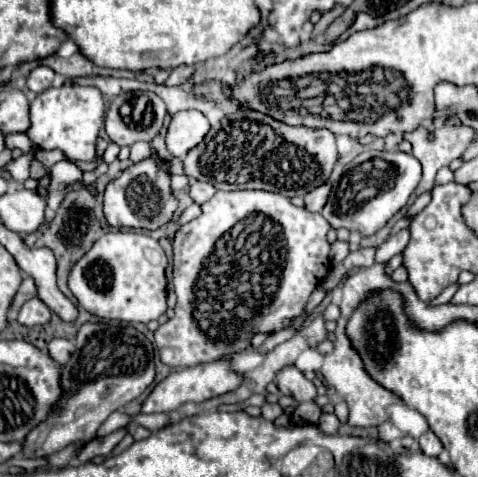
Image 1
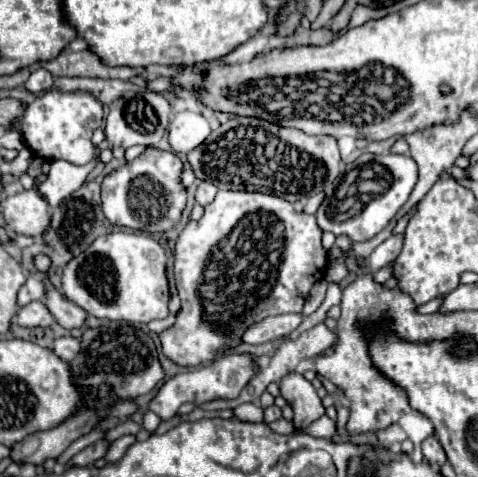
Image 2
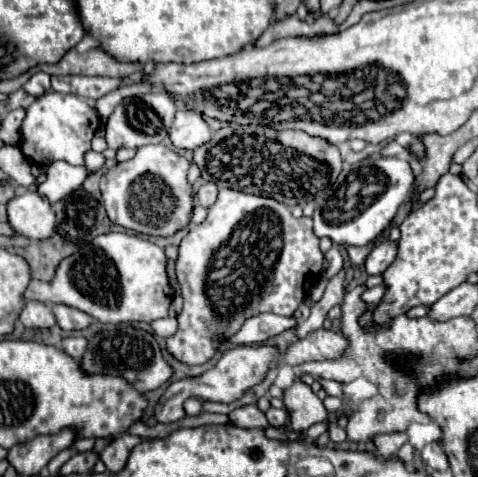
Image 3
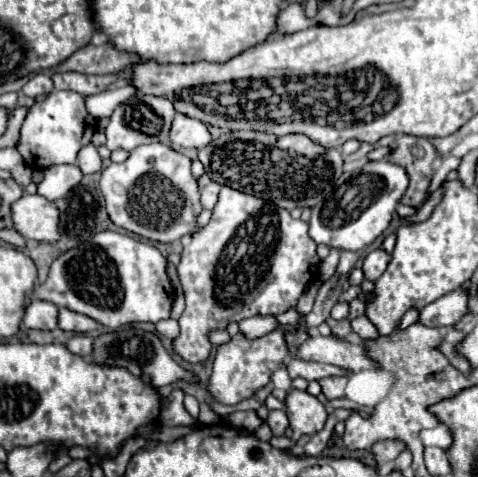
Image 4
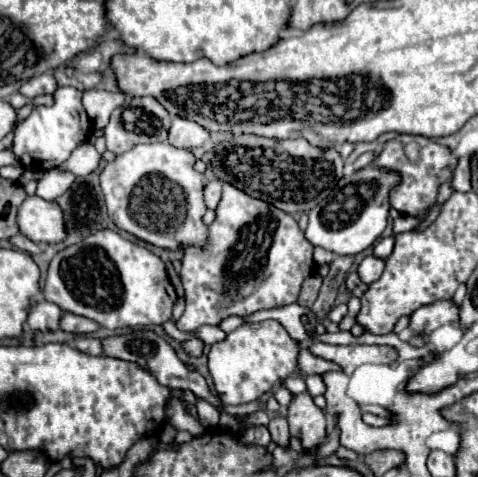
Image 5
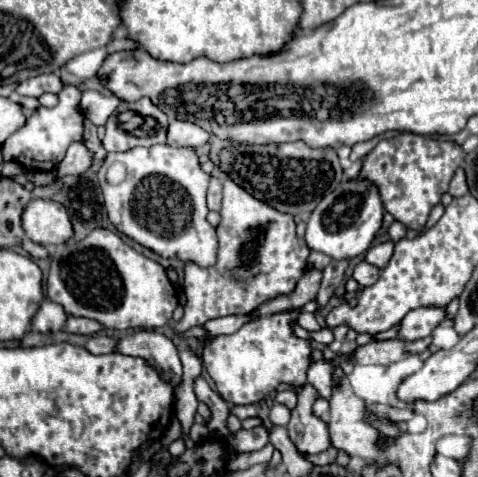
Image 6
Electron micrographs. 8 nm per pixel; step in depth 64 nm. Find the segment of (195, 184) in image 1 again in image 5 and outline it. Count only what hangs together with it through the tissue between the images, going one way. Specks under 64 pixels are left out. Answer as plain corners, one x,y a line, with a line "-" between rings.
210,180
206,184
206,190
204,190
204,198
206,198
206,206
210,210
214,210
220,202
220,196
222,196
222,182
220,180

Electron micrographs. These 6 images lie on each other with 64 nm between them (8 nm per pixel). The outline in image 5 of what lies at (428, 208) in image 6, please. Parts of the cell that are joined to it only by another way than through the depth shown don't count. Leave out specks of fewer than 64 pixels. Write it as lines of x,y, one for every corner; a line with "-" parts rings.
398,134
394,140
388,140
374,160
376,168
394,170
400,174
400,182
390,192
390,206
398,210
402,216
416,216
416,218
424,218
428,210
436,204
438,188
452,178
456,164
458,156
448,146
412,134

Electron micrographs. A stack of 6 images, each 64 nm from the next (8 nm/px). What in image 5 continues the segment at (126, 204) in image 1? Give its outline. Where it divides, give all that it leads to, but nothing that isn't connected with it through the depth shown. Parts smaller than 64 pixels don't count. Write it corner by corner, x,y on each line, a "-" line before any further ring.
138,144
136,148
116,156
108,162
100,174
100,186
106,198
110,220
128,234
134,234
138,240
164,250
180,250
186,246
208,244
208,226
202,222
206,212
204,204
204,180
206,176
194,170
196,156
186,148
176,148
170,144

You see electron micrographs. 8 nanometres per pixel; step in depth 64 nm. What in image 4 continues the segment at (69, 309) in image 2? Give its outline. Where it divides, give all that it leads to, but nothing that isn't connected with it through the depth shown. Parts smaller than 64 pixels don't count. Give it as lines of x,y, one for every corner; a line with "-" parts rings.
60,308
60,312
58,312
58,326
62,330
68,330
68,332
90,332
98,324
96,324
96,320
84,316
84,314
72,312
68,308

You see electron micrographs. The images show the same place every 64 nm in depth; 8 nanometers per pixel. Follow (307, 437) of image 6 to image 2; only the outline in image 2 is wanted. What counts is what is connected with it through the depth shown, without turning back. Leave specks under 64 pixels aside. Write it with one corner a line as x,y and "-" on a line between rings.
292,372
286,378
282,378
280,394
294,410
292,422
296,428
304,428
326,414
314,386
298,372

